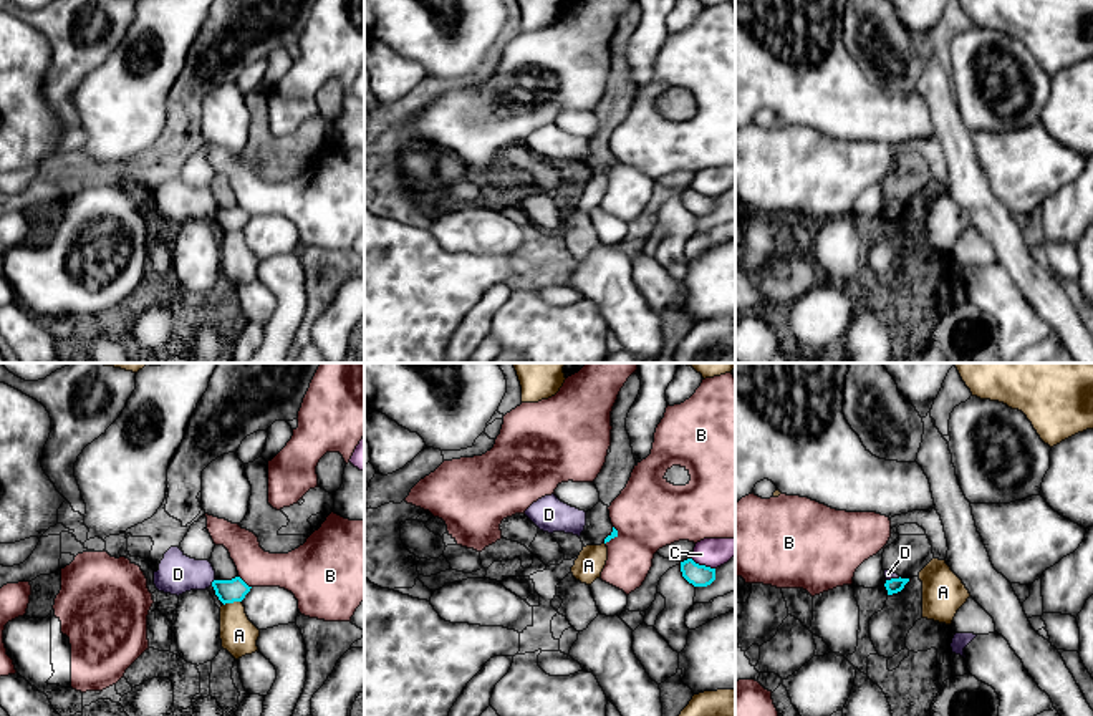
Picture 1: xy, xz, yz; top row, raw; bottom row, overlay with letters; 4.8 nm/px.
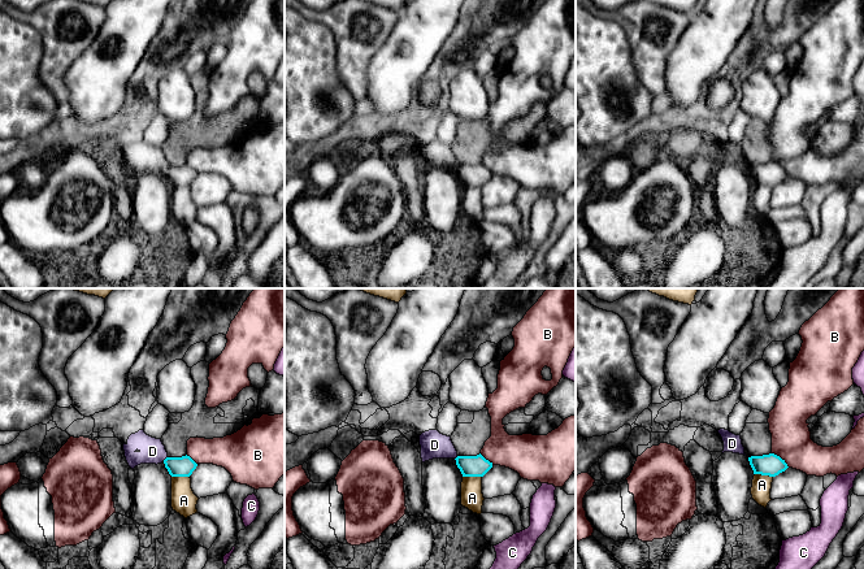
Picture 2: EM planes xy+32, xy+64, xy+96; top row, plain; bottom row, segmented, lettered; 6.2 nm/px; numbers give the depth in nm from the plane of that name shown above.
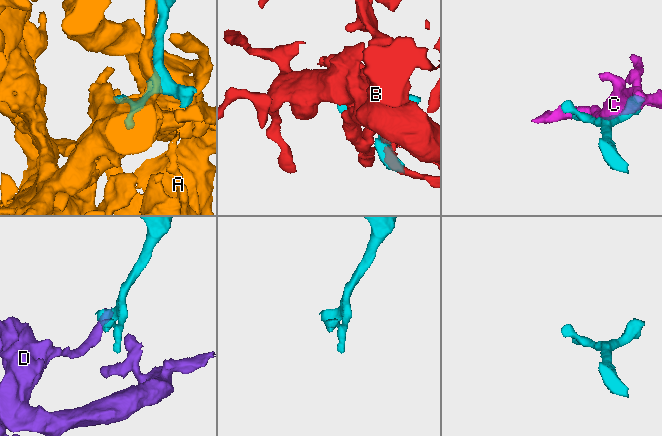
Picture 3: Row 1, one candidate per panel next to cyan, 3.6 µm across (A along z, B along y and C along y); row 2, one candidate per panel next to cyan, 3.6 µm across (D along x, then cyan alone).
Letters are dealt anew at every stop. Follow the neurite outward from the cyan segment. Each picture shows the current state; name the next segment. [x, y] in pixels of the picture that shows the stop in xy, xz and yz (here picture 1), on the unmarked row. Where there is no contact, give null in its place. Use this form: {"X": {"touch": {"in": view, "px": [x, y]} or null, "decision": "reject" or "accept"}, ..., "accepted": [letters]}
{"A": {"touch": {"in": "xy", "px": [232, 231]}, "decision": "reject"}, "B": {"touch": {"in": "xy", "px": [244, 211]}, "decision": "reject"}, "C": {"touch": {"in": "xz", "px": [702, 194]}, "decision": "reject"}, "D": {"touch": {"in": "xy", "px": [212, 211]}, "decision": "reject"}, "accepted": []}

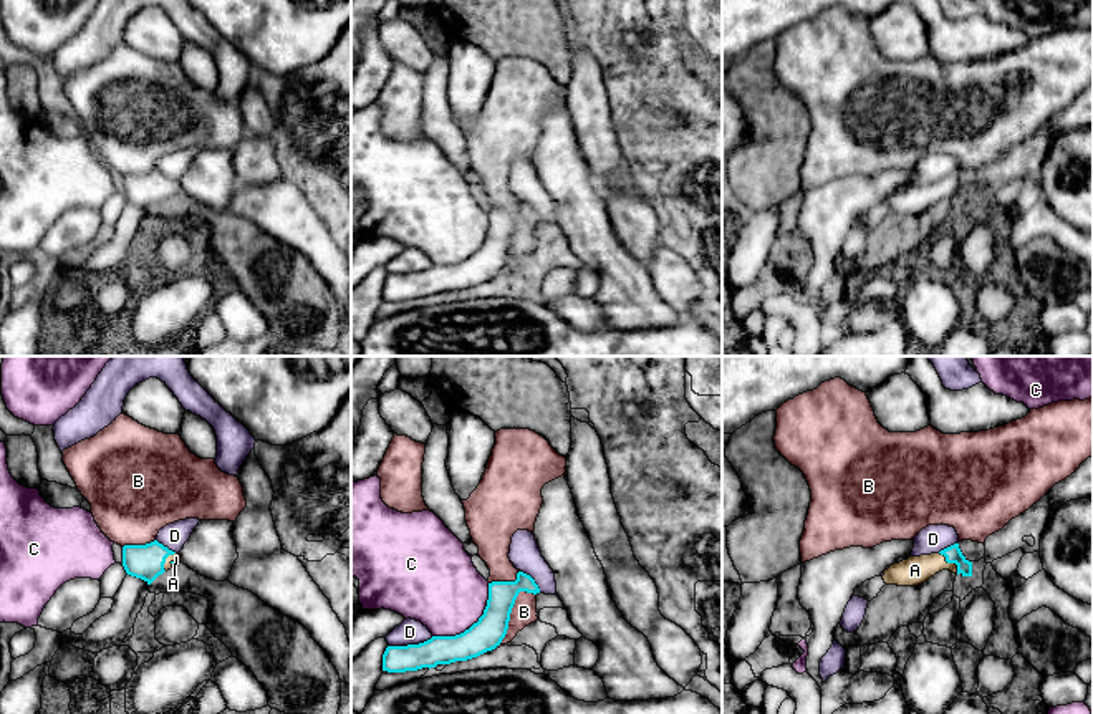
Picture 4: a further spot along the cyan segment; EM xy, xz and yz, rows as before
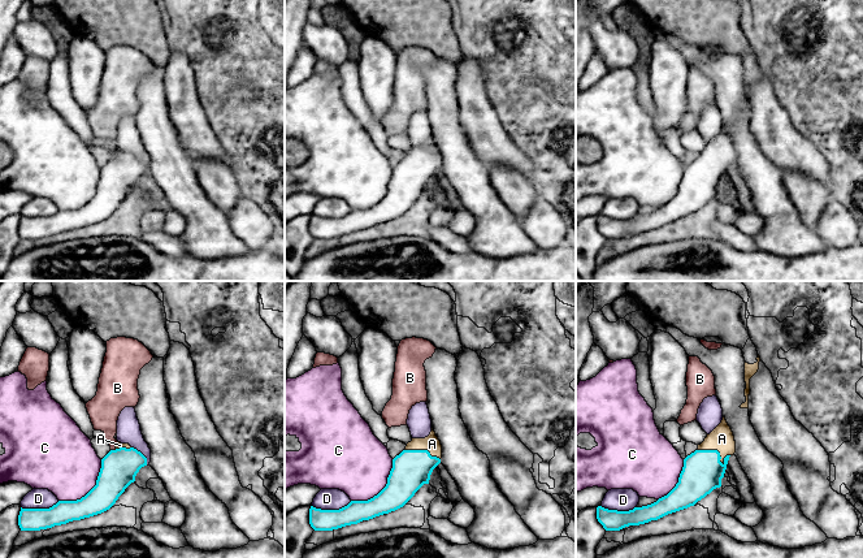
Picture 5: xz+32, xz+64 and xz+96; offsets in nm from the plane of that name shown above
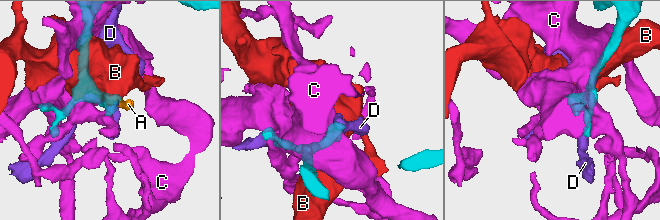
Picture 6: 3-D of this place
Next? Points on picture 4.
{"A": {"touch": {"in": "yz", "px": [951, 191]}, "decision": "accept"}, "B": {"touch": {"in": "xz", "px": [510, 239]}, "decision": "reject"}, "C": {"touch": {"in": "xz", "px": [474, 252]}, "decision": "reject"}, "D": {"touch": {"in": "xz", "px": [411, 274]}, "decision": "reject"}, "accepted": ["A"]}

